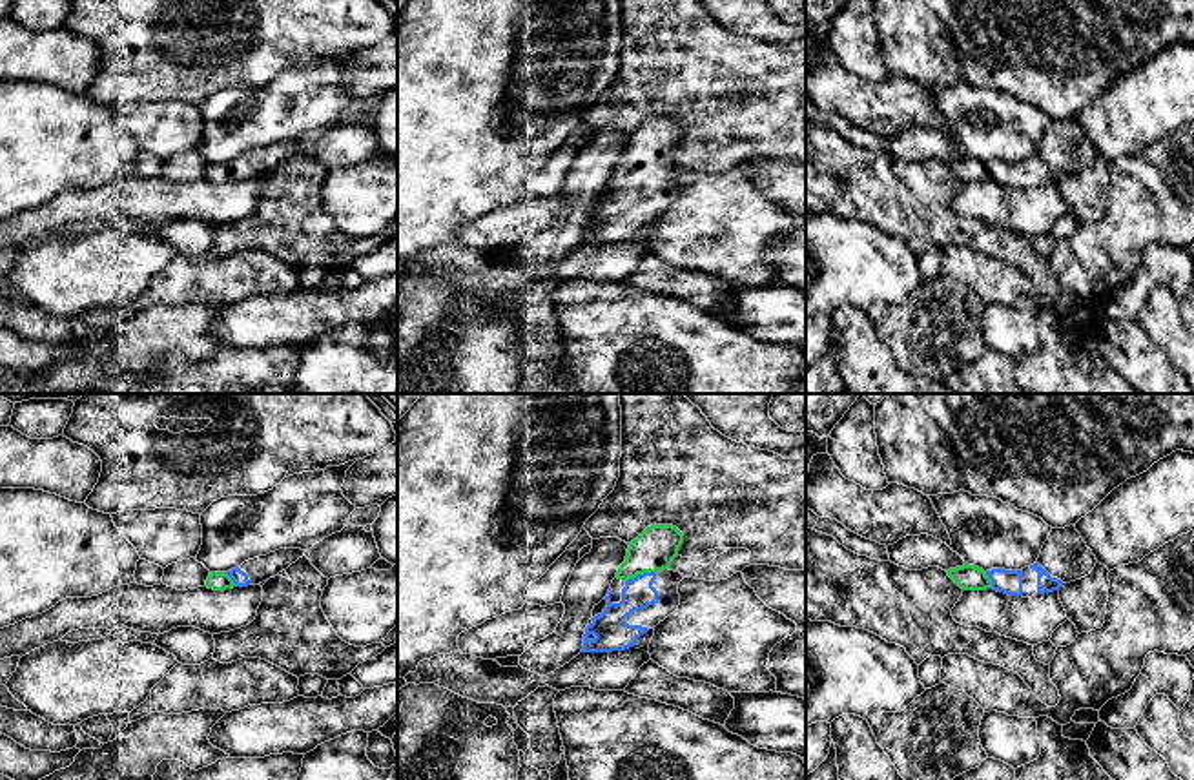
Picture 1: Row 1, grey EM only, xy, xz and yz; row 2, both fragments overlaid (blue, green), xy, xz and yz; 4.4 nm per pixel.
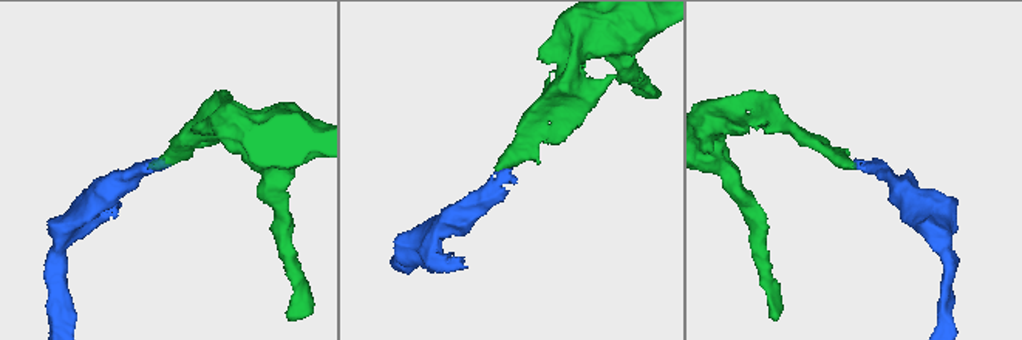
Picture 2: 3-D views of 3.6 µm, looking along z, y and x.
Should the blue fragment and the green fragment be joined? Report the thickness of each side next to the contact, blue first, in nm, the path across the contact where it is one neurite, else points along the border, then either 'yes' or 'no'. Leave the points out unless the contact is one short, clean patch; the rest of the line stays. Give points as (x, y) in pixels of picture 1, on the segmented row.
140 nm thick on the blue side, 190 nm on the other; runs through xz (638, 593), (640, 574), (640, 564), (655, 549); yes

